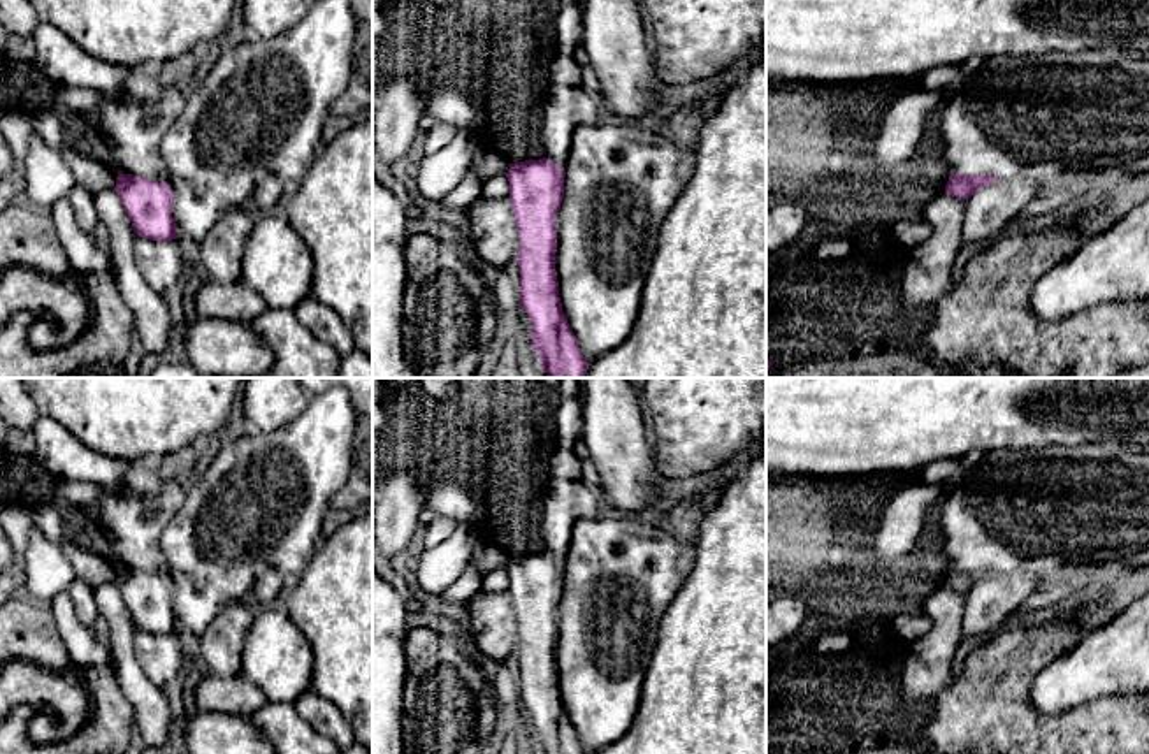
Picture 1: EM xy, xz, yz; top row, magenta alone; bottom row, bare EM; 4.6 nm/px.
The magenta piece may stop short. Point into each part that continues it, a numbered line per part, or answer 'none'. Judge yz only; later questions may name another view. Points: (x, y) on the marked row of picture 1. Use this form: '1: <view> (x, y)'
none

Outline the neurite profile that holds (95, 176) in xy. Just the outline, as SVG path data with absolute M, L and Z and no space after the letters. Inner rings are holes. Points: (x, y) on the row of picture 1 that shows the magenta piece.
M67 144L60 149L60 155L70 167L76 185L83 186L90 193L97 195L104 190L116 186L116 172L111 165L95 158L79 155Z

